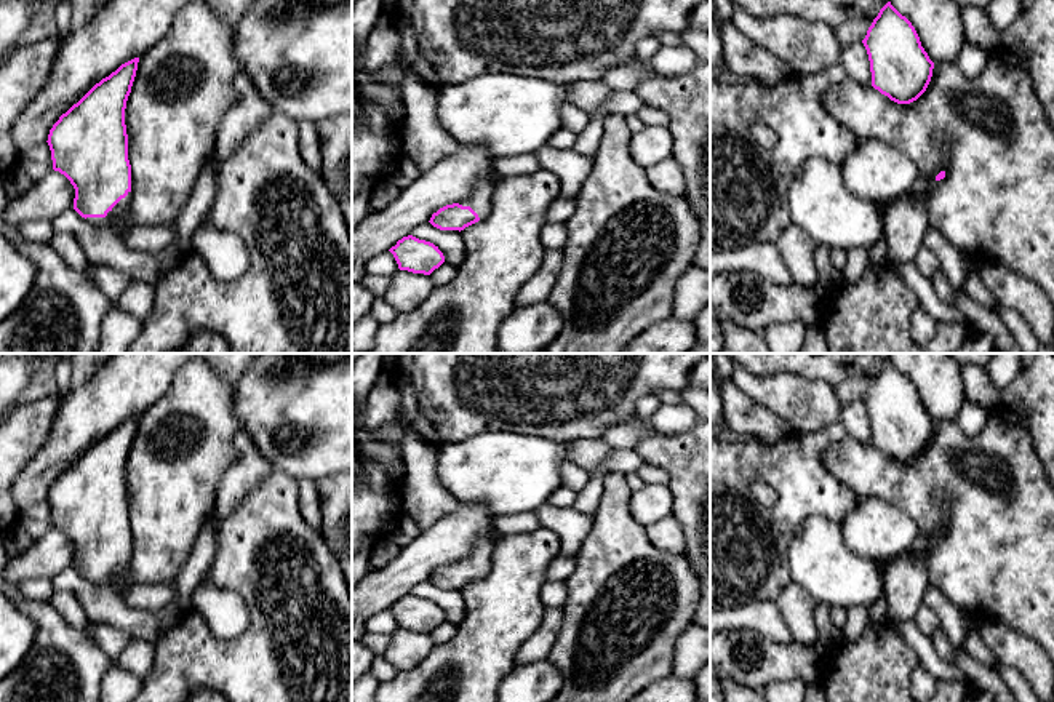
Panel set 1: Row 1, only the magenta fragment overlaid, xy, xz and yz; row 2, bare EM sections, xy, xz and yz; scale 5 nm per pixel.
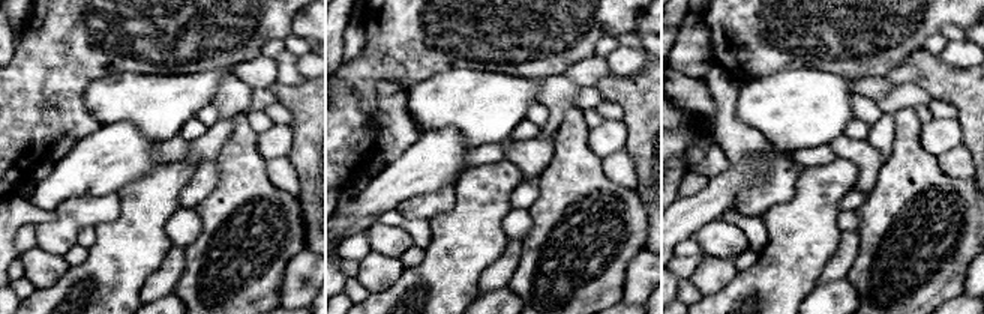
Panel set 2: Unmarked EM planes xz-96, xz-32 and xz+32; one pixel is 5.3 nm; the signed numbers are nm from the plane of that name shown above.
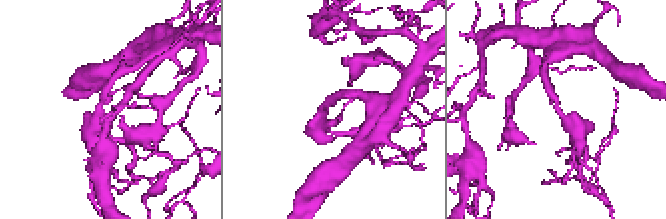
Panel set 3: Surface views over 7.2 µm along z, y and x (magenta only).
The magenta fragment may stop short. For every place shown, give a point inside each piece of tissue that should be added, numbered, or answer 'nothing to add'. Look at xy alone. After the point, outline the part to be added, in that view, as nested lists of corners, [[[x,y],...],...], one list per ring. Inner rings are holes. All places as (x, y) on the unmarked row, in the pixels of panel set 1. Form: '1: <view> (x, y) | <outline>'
1: xy (115, 578) | [[[131,550],[125,556],[122,556],[106,576],[86,576],[88,580],[98,585],[110,585],[114,588],[120,588],[122,592],[126,588],[126,569],[131,558]]]

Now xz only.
1: xz (480, 558) | [[[497,537],[480,539],[473,552],[459,563],[470,564],[480,577],[485,577],[491,571],[491,556],[496,542]]]

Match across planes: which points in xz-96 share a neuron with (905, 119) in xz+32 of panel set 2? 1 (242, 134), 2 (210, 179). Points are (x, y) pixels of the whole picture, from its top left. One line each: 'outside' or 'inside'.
1: inside
2: outside

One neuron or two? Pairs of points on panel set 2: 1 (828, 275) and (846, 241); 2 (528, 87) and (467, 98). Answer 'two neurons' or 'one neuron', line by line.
1: one neuron
2: one neuron

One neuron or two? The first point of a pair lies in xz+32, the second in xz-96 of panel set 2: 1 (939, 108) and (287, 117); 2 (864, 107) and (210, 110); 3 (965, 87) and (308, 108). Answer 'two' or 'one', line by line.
1: one
2: one
3: one

